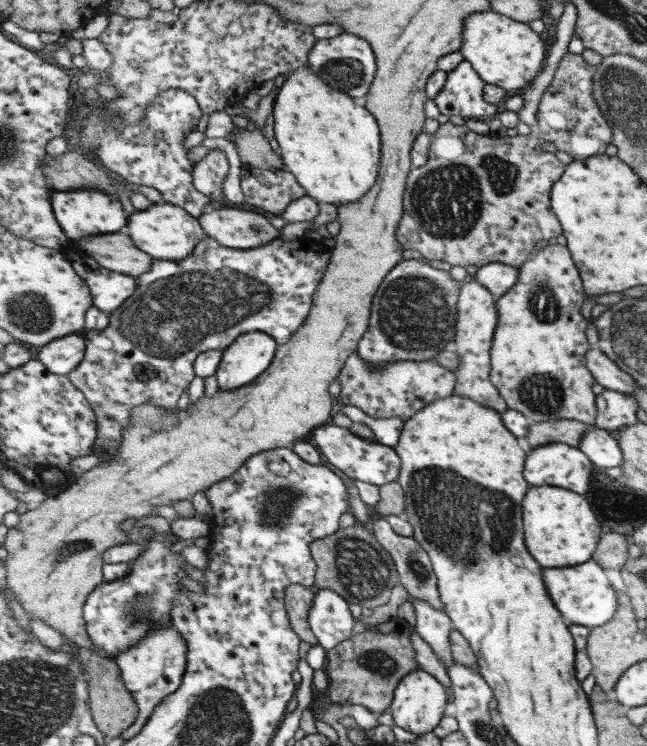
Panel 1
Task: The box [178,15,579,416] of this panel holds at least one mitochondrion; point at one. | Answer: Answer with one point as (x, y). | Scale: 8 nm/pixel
(456, 191)

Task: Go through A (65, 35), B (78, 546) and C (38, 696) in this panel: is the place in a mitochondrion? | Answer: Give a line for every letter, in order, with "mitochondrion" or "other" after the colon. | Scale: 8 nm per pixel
A: other
B: mitochondrion
C: mitochondrion

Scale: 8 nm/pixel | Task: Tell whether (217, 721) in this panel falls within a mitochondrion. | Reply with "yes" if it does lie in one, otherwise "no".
yes

